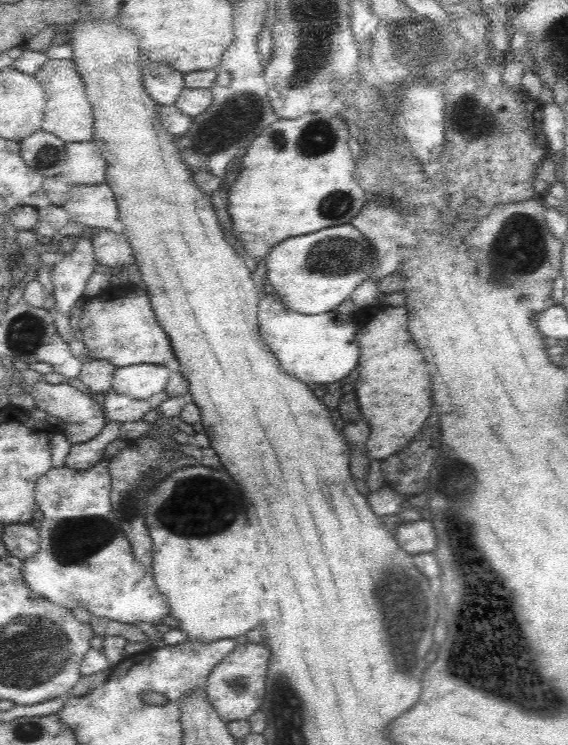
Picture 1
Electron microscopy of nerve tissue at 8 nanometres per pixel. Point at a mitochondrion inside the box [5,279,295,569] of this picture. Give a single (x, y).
(72, 540)

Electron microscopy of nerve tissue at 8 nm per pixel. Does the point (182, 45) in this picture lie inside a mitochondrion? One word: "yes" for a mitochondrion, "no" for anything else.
no

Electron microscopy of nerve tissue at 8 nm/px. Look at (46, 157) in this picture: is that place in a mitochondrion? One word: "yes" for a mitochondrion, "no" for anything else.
yes

